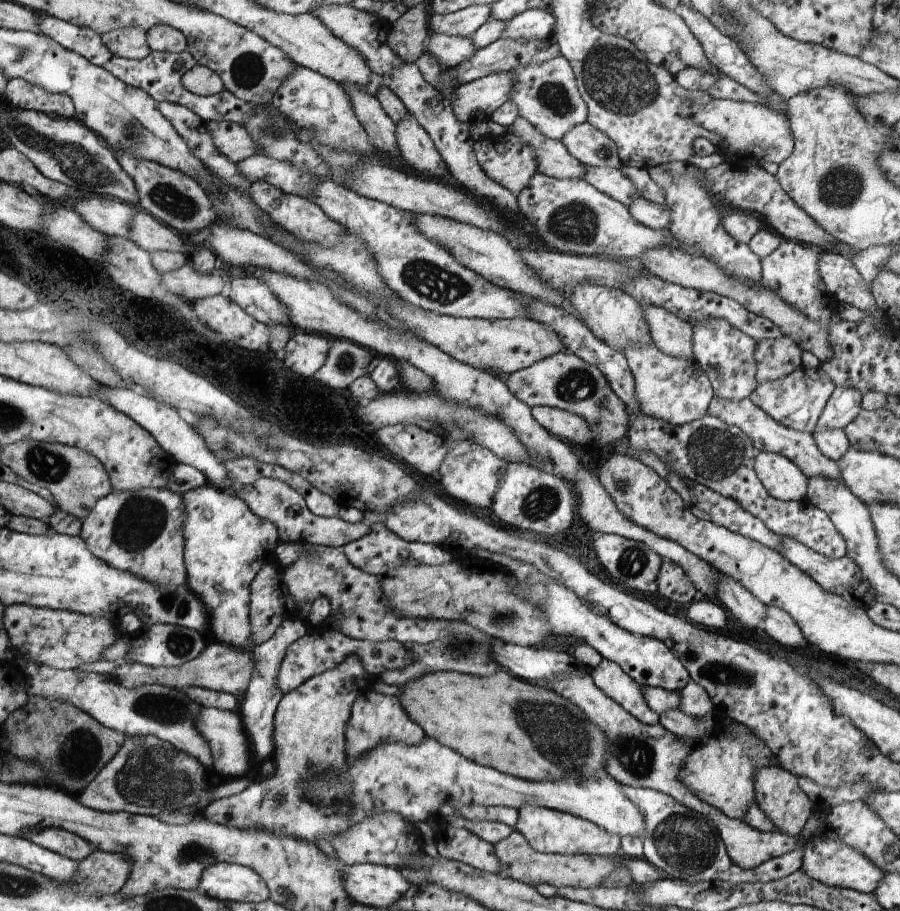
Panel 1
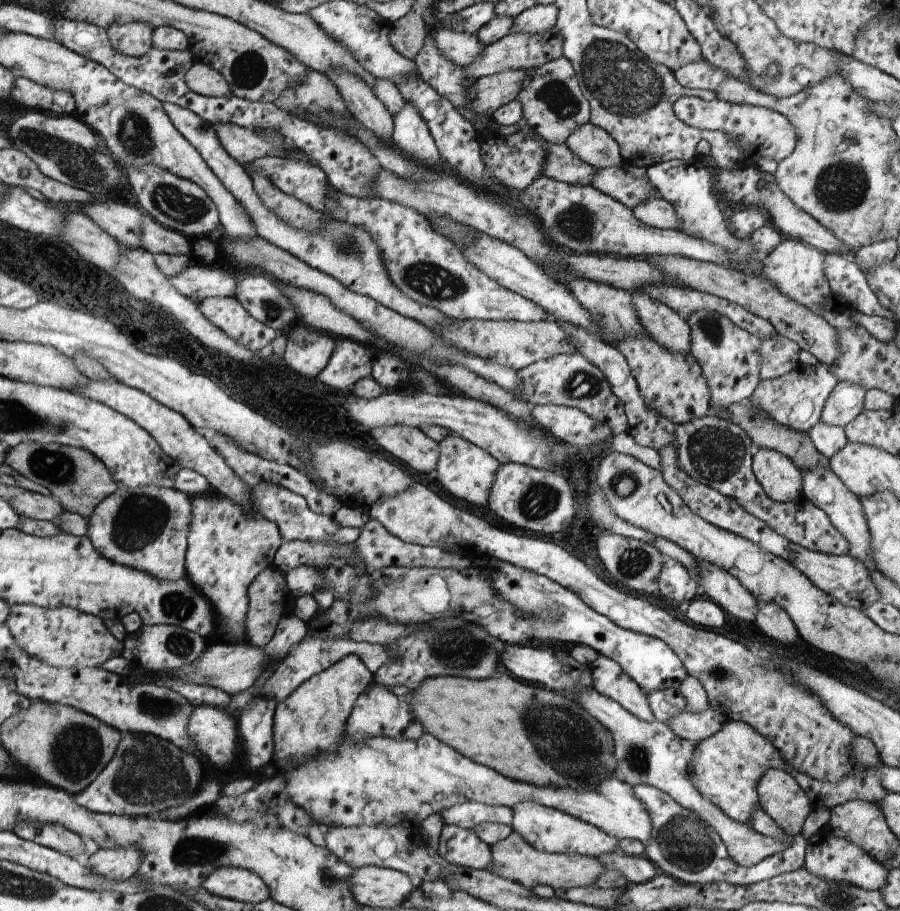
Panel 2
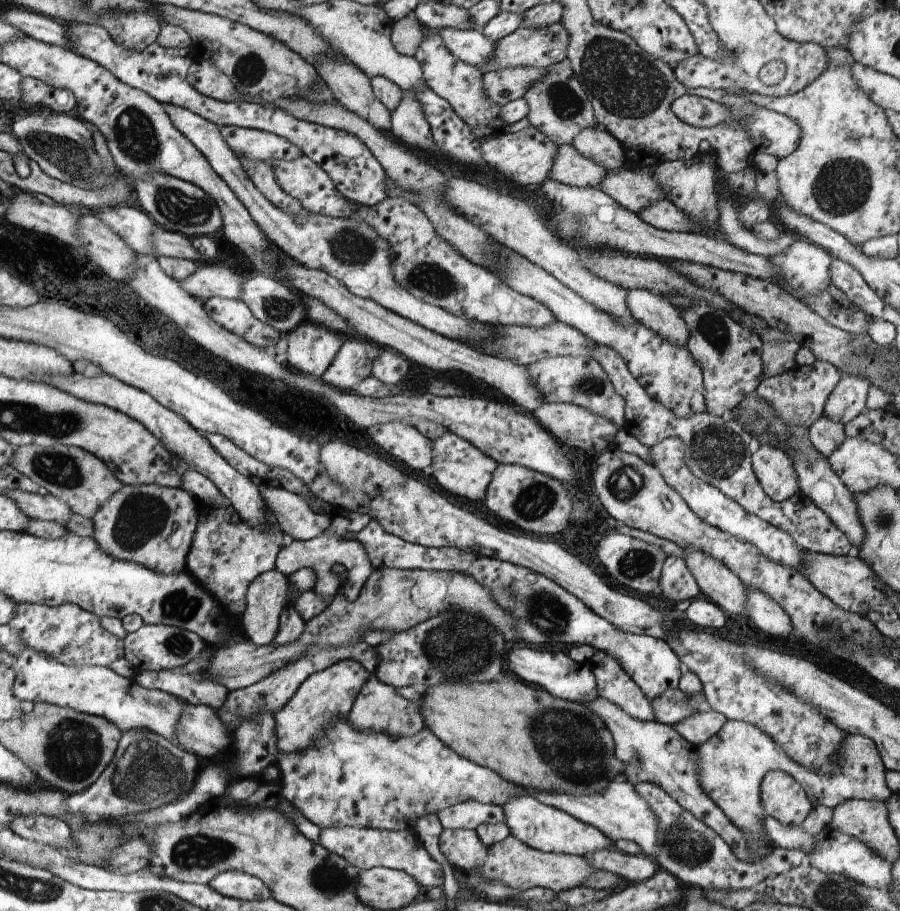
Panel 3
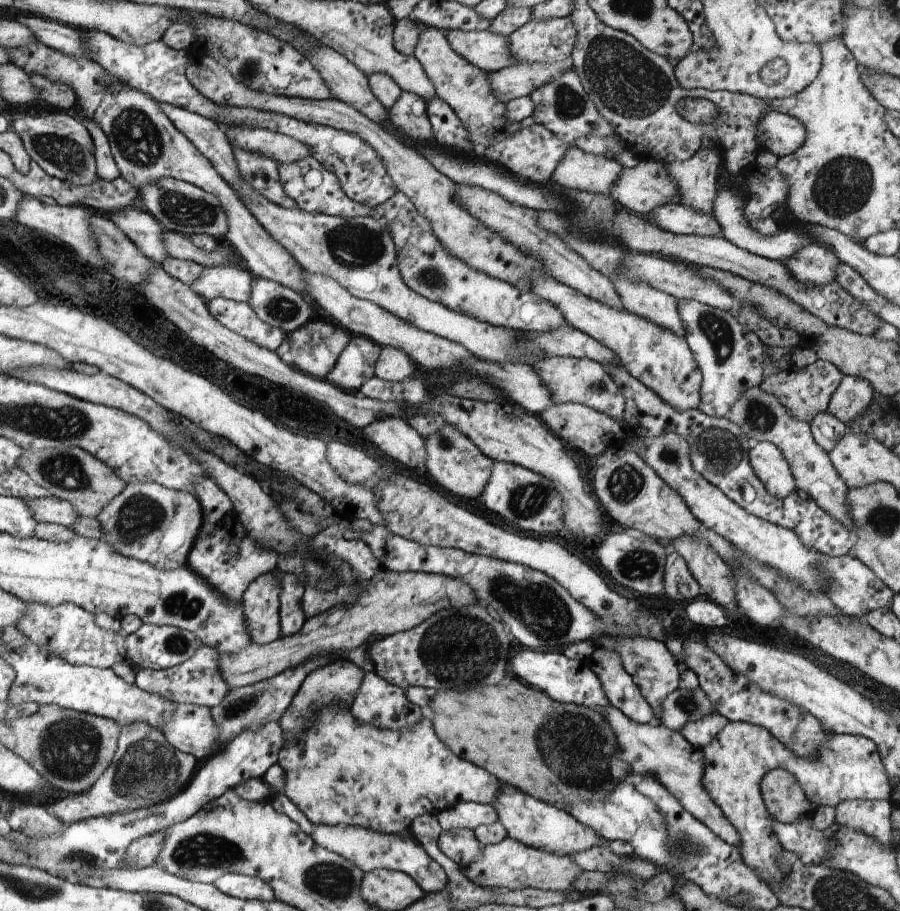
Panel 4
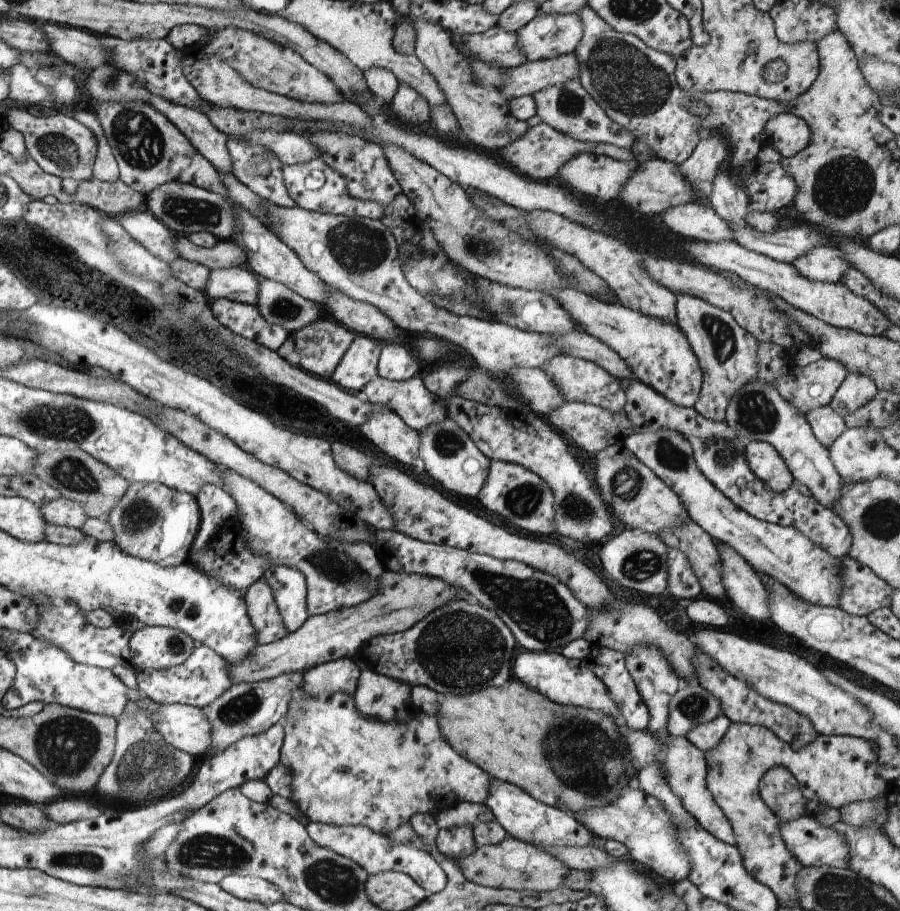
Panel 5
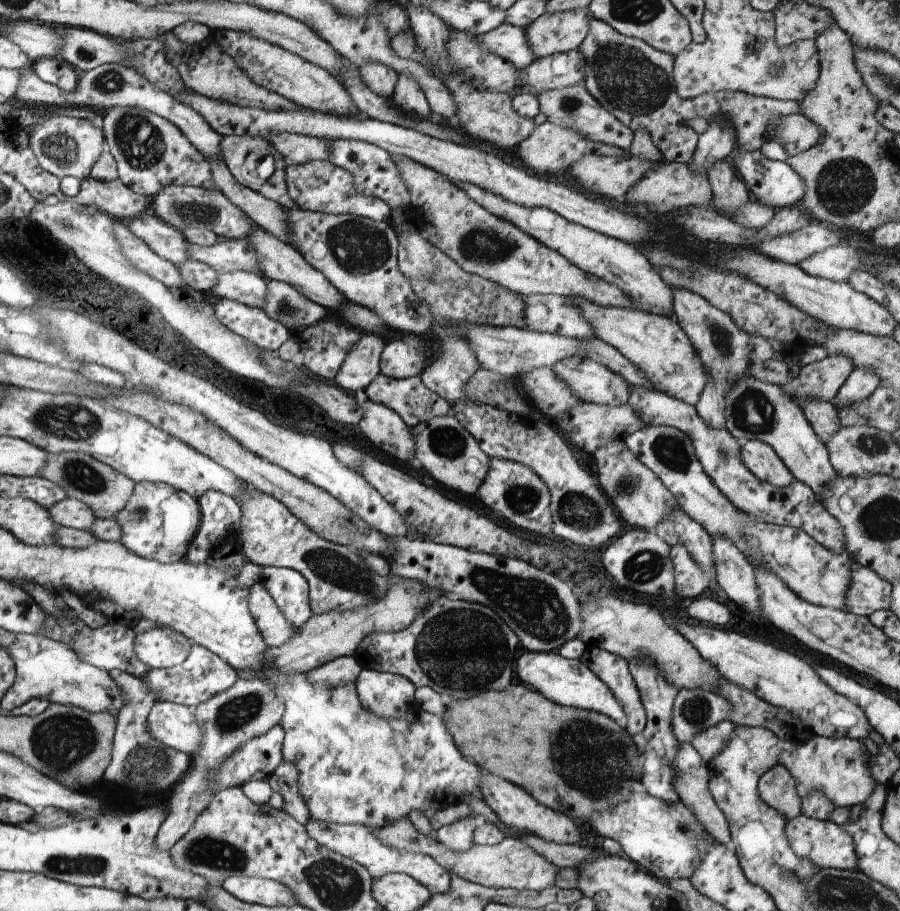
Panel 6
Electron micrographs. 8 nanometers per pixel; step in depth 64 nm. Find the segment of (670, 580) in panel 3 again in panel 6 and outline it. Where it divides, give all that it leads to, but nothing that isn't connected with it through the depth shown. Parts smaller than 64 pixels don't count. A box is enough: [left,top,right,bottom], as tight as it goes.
[670,546,712,598]

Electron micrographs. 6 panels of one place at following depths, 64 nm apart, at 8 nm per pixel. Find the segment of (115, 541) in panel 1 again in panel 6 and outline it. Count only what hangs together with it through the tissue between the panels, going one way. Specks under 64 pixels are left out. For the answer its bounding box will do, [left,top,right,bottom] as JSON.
[113,482,201,564]

